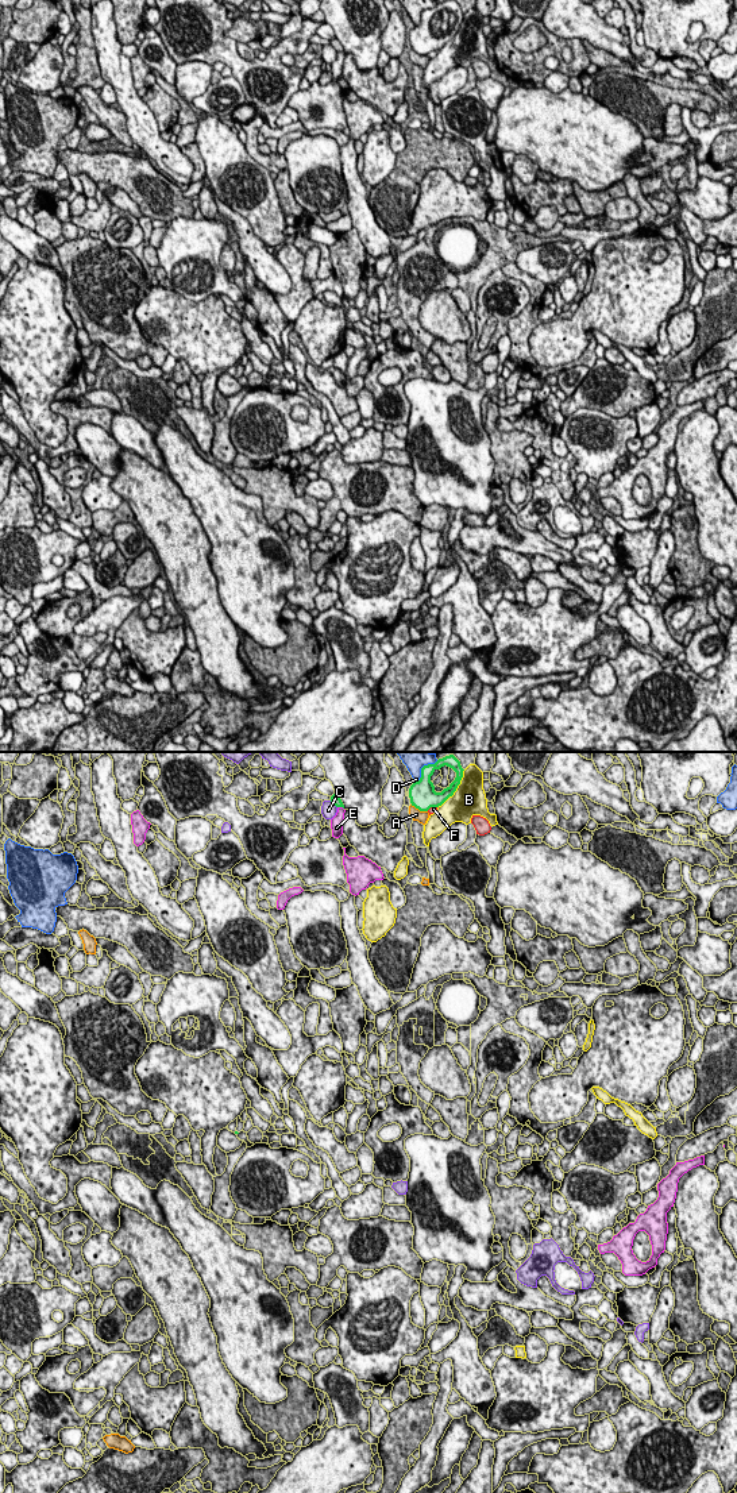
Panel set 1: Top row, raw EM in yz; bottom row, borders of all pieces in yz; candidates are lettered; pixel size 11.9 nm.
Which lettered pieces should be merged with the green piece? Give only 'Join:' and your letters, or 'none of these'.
Join: none of these

